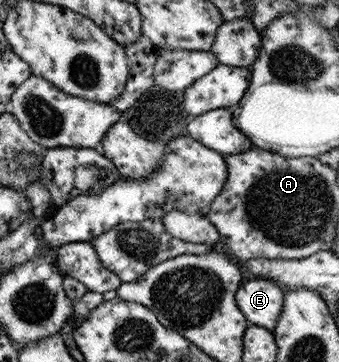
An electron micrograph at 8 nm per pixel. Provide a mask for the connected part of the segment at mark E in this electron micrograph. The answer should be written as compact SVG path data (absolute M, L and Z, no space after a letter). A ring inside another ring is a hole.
M246 279L235 291L235 305L246 321L271 331L282 312L283 291L269 279Z

